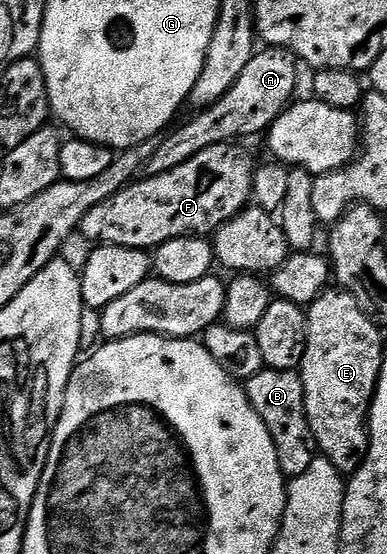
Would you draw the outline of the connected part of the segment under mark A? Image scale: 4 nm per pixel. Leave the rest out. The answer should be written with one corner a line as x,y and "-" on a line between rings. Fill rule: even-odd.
264,47
253,52
250,63
246,63
242,75
238,75
234,87
230,87
230,91
226,91
222,99
201,108
197,117
190,118
185,125
177,124
159,138
158,151
154,151
154,155
150,155
145,163
143,176
153,177
174,171
174,167
182,167
182,163
206,151
206,147
236,143
241,140
239,137
252,137
255,133
267,134
268,128
284,114
297,96
296,65
298,66
297,58
287,49

